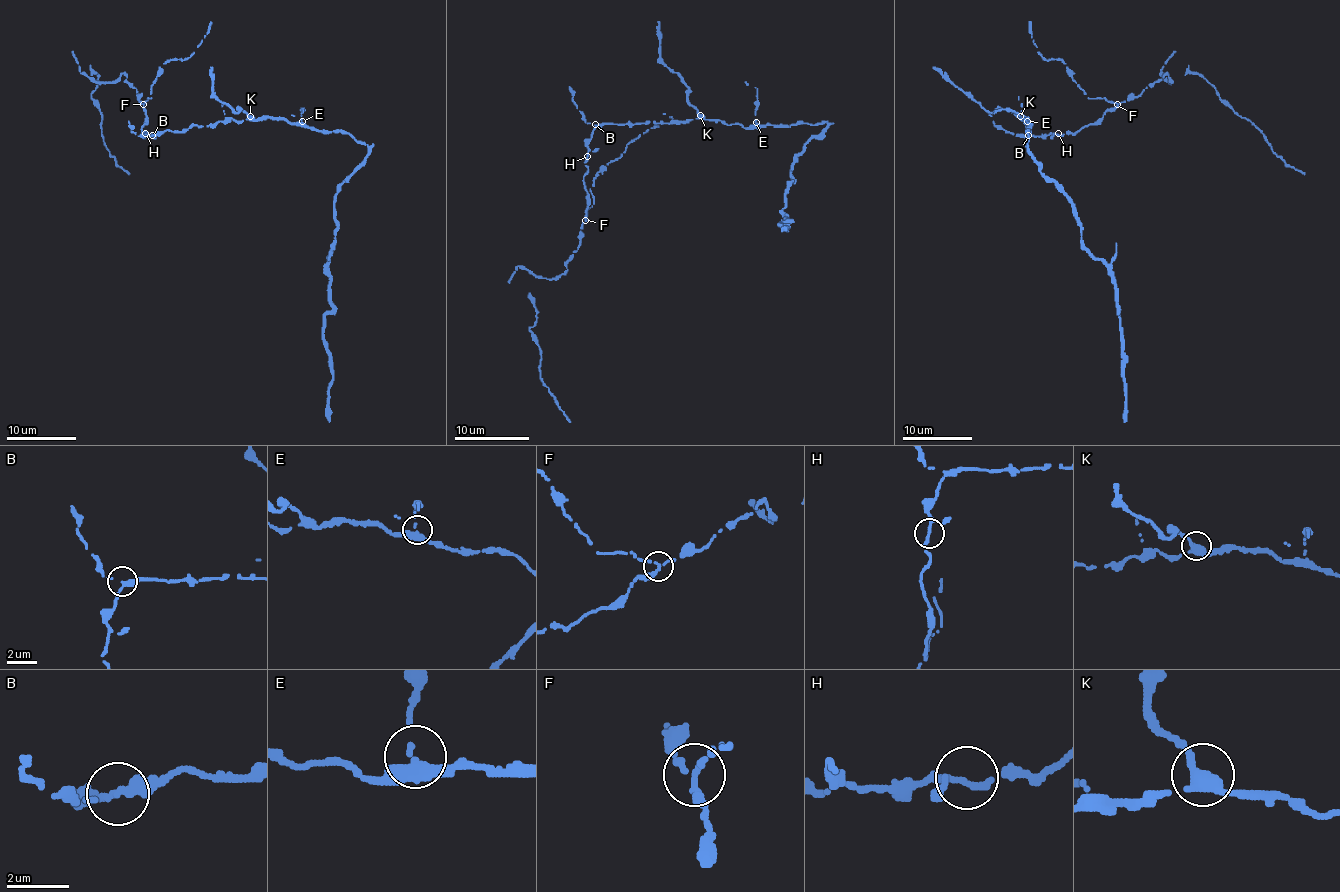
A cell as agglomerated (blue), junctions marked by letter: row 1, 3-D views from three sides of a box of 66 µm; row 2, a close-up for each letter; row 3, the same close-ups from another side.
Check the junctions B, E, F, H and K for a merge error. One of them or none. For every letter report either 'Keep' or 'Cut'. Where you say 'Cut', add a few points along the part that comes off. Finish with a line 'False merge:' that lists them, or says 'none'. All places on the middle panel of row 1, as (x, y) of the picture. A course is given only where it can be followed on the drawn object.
B: Keep
E: Keep
F: Cut. Course of the part to remove: (586, 220), (586, 213), (593, 203), (593, 177), (640, 134), (659, 126)
H: Keep
K: Keep
False merge: F

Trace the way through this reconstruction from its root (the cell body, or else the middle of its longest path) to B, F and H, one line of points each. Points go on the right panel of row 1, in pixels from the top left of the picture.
B: (1027, 120), (1028, 135)
F: (1027, 120), (1028, 133), (1032, 135), (1074, 133), (1096, 123), (1117, 104)
H: (1027, 120), (1028, 133), (1032, 135), (1058, 133)

